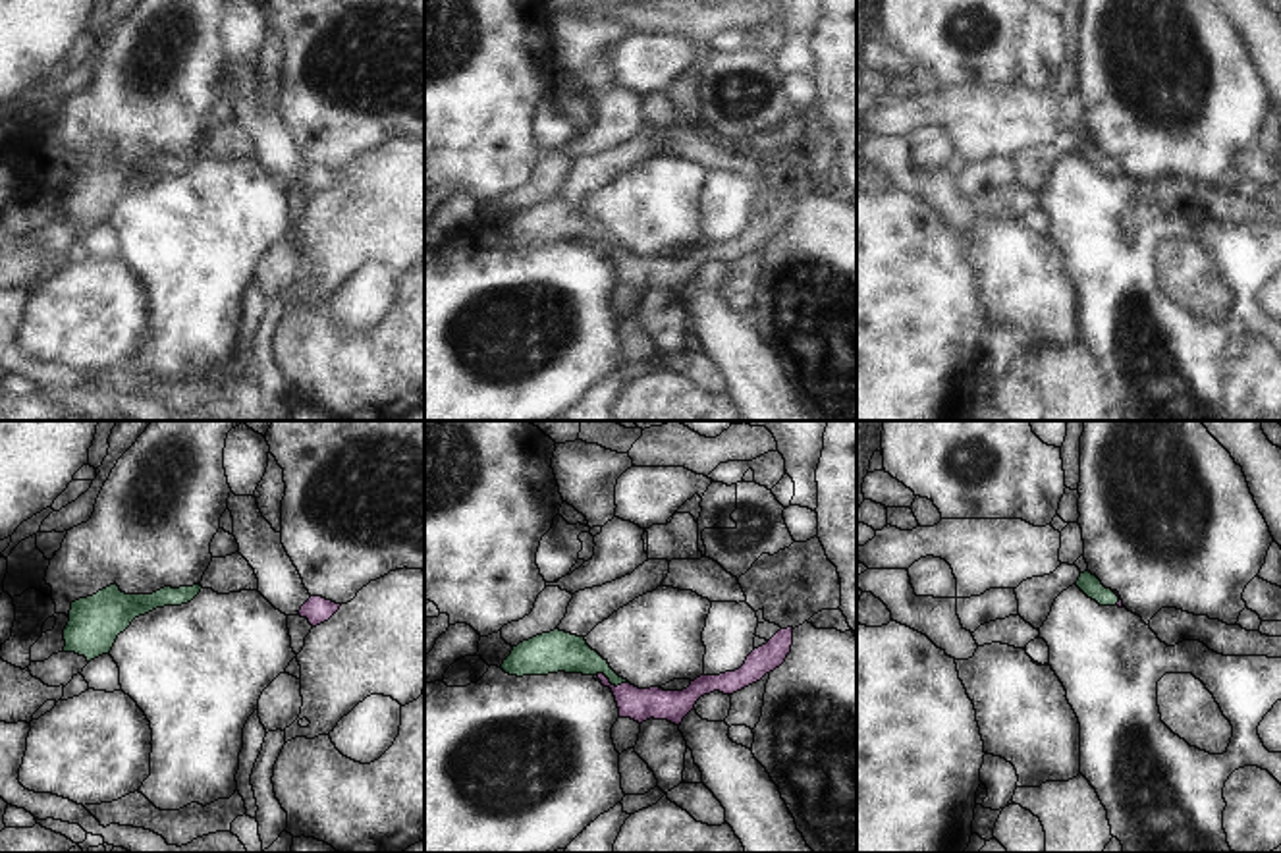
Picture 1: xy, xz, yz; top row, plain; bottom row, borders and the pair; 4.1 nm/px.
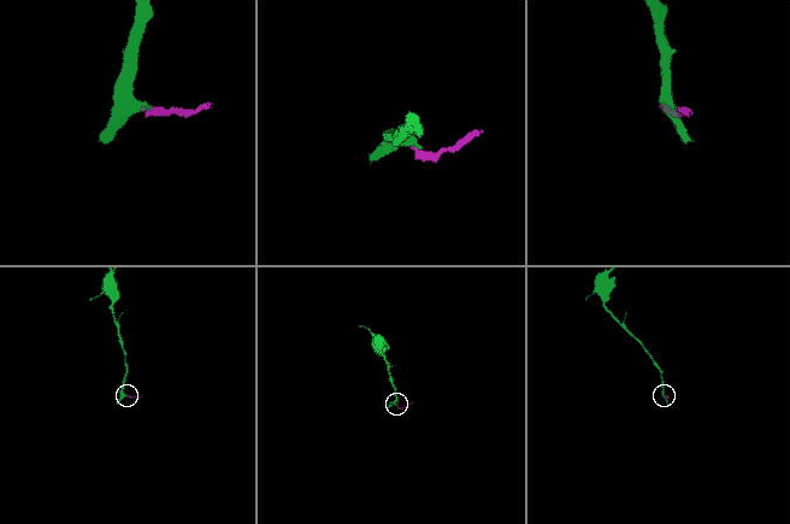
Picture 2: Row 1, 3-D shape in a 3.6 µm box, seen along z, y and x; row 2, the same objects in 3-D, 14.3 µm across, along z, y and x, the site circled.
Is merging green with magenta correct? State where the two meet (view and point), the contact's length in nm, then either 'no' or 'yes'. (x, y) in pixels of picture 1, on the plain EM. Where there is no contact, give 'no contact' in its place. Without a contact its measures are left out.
xz (614, 251) | 140 nm | yes

